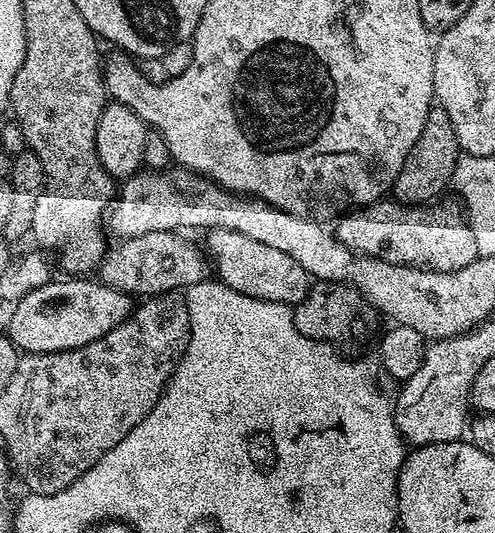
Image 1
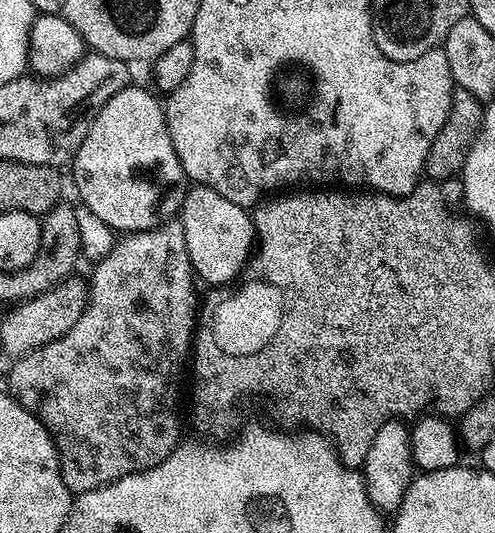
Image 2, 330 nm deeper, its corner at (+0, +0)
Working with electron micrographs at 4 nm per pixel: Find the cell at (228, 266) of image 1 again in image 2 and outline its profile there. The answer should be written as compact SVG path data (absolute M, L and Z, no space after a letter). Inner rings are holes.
M201 184L189 187L184 193L184 200L180 204L178 219L182 230L186 234L186 254L192 263L193 273L200 276L208 283L208 286L228 286L237 279L236 275L245 271L250 257L254 252L254 241L256 239L256 228L252 225L252 217L249 209L230 202L230 198L222 198L218 190L210 190Z

